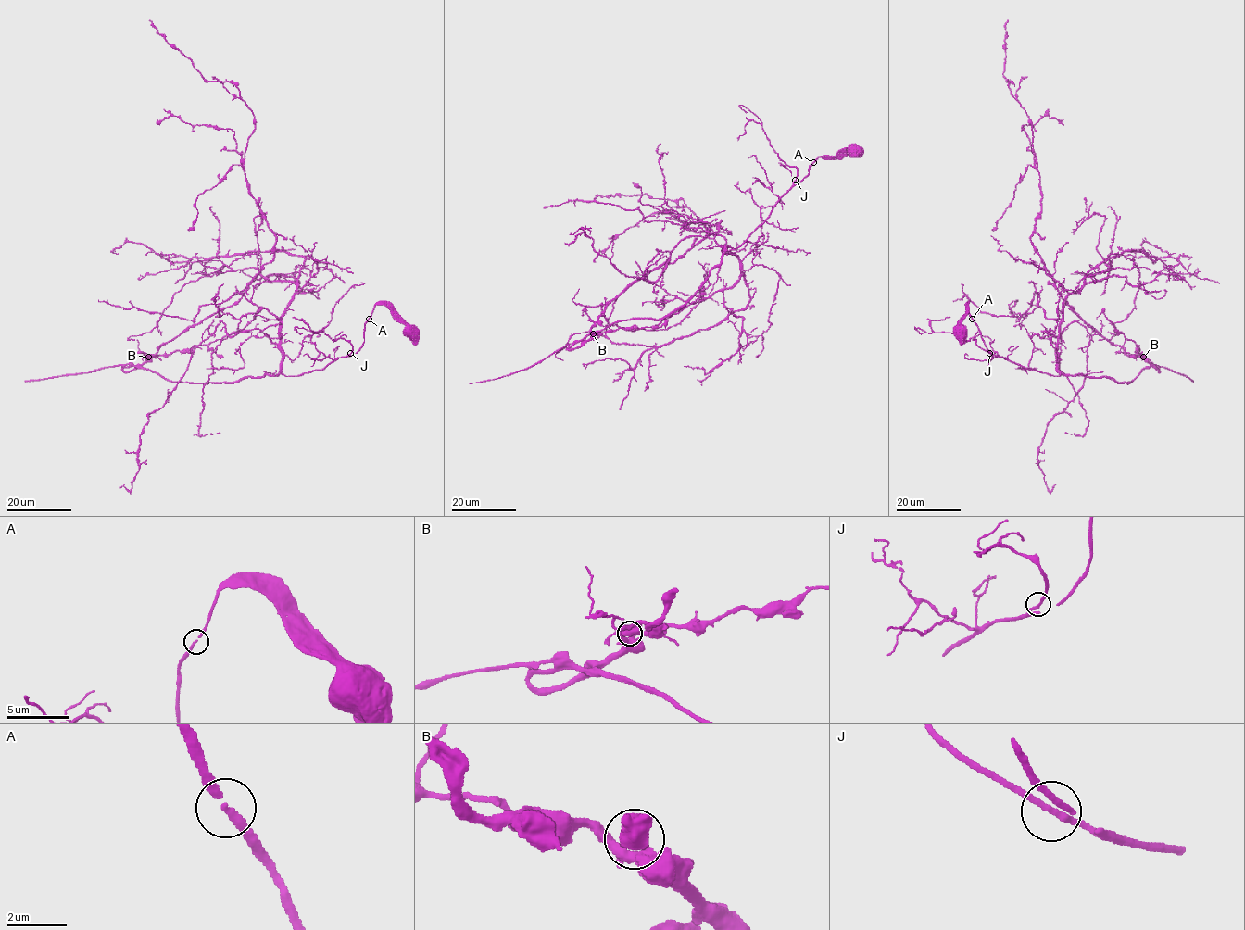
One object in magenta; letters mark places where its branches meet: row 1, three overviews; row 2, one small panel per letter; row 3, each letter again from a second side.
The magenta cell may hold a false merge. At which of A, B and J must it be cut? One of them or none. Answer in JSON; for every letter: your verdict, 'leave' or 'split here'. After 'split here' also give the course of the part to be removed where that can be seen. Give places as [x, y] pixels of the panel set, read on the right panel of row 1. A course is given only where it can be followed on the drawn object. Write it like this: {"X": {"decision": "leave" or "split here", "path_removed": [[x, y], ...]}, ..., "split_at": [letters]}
{"A": {"decision": "leave"}, "B": {"decision": "leave"}, "J": {"decision": "leave"}, "split_at": []}

